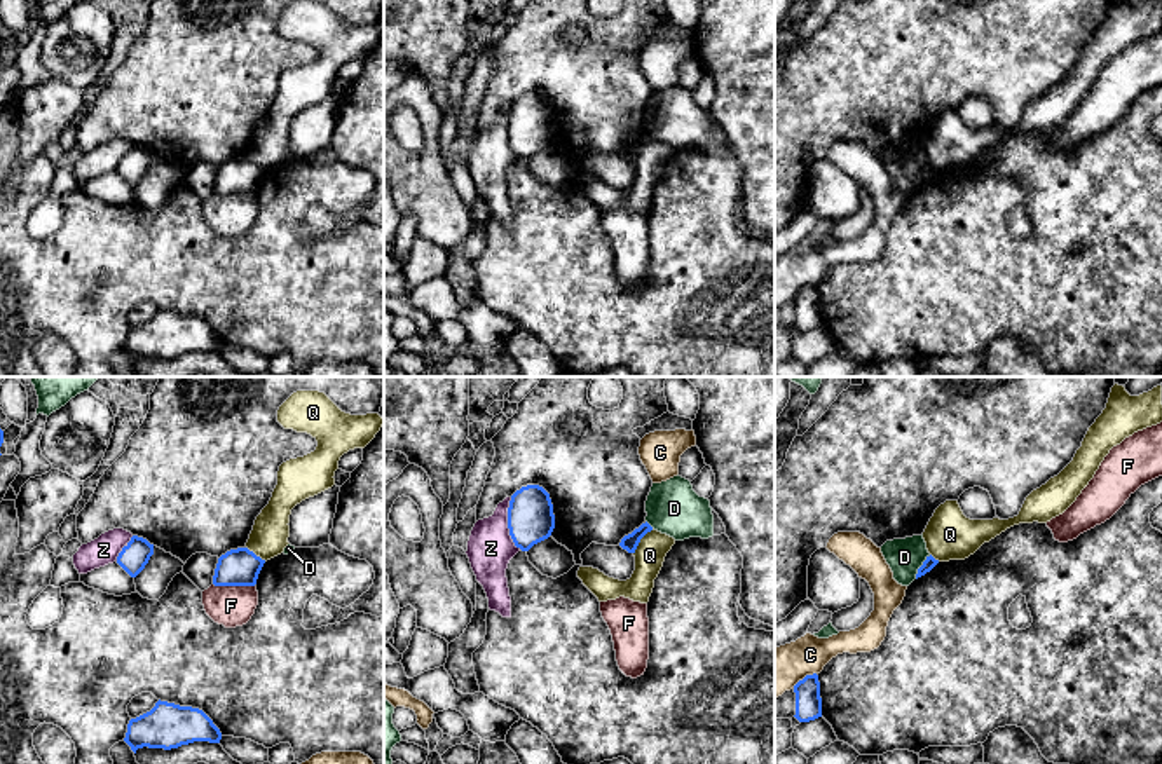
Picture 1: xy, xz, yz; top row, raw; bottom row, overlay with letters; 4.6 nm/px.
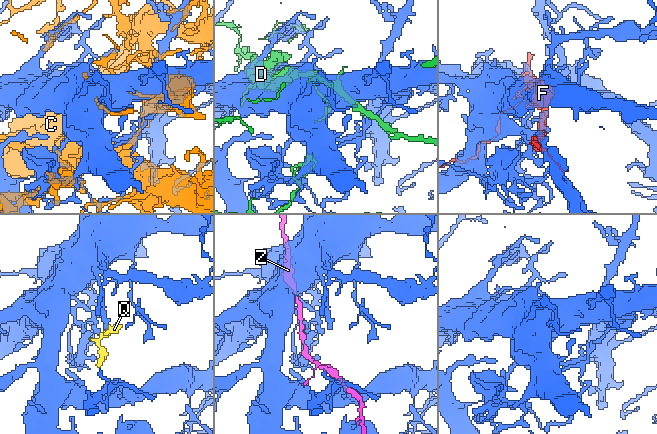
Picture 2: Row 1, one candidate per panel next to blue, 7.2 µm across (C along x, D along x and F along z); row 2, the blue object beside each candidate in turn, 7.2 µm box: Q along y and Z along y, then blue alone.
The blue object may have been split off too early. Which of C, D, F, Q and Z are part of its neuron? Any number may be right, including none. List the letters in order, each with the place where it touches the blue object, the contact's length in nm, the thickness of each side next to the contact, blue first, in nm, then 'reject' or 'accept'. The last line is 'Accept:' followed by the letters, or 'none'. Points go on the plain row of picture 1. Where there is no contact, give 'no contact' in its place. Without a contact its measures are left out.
C: yz (805, 286) | 130 nm | 130/200 nm | reject
D: yz (920, 177) | 130 nm | 60/160 nm | reject
F: xy (234, 194) | 190 nm | 180/190 nm | reject
Q: xz (639, 150) | 150 nm | 70/140 nm | reject
Z: xz (508, 133) | 240 nm | 220/200 nm | reject
Accept: none

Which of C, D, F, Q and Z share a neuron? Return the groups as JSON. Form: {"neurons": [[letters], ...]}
{"neurons": [["C", "Q"], ["D"], ["F"], ["Z"]]}

